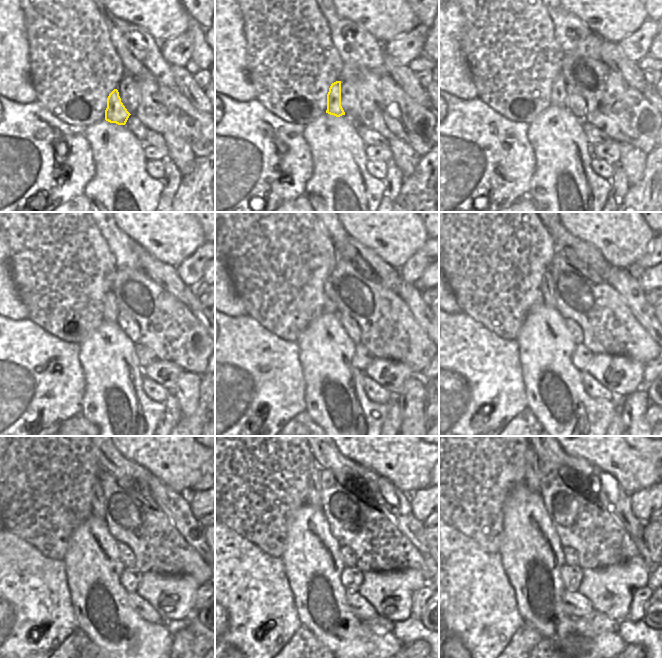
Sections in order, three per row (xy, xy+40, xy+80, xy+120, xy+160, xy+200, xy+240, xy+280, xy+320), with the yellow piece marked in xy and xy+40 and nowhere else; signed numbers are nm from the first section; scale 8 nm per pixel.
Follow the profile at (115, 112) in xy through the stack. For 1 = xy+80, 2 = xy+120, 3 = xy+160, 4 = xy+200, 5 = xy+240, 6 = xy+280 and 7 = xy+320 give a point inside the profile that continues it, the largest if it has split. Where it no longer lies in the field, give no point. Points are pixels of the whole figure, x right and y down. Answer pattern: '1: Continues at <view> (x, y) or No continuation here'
1: Continues at xy+80 (558, 93)
2: Continues at xy+120 (110, 309)
3: Continues at xy+160 (329, 306)
4: Continues at xy+200 (546, 281)
5: Continues at xy+240 (97, 505)
6: Continues at xy+280 (314, 497)
7: Continues at xy+320 (531, 461)

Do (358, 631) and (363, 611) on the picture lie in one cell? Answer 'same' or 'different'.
different

